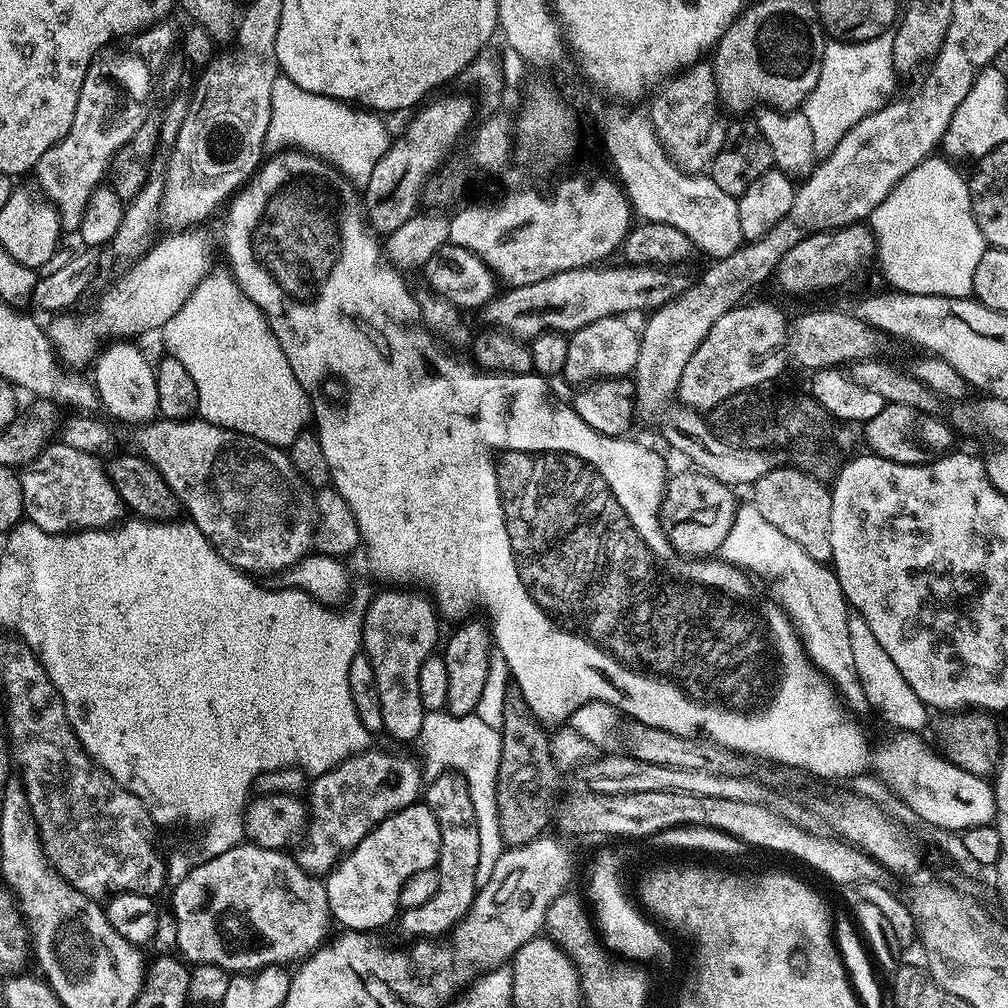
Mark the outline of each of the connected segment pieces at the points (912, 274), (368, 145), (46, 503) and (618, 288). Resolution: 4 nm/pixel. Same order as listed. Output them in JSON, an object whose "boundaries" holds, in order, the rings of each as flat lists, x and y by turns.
{"boundaries":[[[933,154,929,156,921,164,914,166,914,170,910,170,910,174,906,174,906,178,898,181,894,186,894,190,890,190,890,194,886,194,884,201,872,211,870,227,872,233,876,236,876,260,878,261,878,268,880,264,880,272,884,275,885,282,888,283,885,285,889,289,905,292,906,294,945,296,946,298,968,298,972,296,975,270,978,267,978,262,982,259,986,245,982,230,978,230,978,222,972,213,972,199,968,189,968,180,955,166,957,165,951,159,945,158,943,155]],[[283,74,274,78,271,91,270,126,264,139,265,145,280,150,285,146,309,152,337,168,343,176,361,185,370,182,374,166,386,154,388,144,384,140,384,124,379,115,351,103,329,96,302,90,298,82]],[[59,442,51,444,41,448,36,459,19,473,25,517,34,526,57,534,113,527,121,519,120,512,125,511,125,506,118,490,114,490,105,469,96,462,97,457,90,452,74,450,74,446,66,446]],[[593,266,591,268,575,268,544,278,542,282,534,282,530,286,509,287,490,300,482,310,482,315,488,319,489,325,503,328,511,336,530,342,535,336,544,332,562,332,571,334,582,326,590,326,590,322,598,322,598,318,607,316,624,316,628,312,644,312,651,314,665,304,672,303,689,287,690,281,679,276,679,271,669,270,664,266,623,266,624,268,604,268,608,266]]]}

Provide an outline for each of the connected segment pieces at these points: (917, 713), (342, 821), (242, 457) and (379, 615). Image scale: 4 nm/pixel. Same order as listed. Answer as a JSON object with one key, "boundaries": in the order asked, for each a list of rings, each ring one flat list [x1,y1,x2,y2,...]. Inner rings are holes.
{"boundaries":[[[858,614,851,615,848,619,850,650,853,651,855,672,859,676,860,685,869,707,878,712,879,718,886,722,890,727,896,728,895,731,904,734,918,734,922,732,928,716,929,709,921,702,921,699,914,694,913,690,907,685,906,680,898,671,898,666,891,661,882,646,878,646,878,640,870,631,870,626,866,625,864,619]],[[376,746,346,758,330,771,315,777,307,789,310,821,299,841,300,849,294,852,297,863,313,876,323,877,352,852,370,830,377,828,390,814,417,803,421,796,422,764,419,759,411,760,396,752,379,752]],[[157,418,137,427,135,432,139,455,155,466,178,504,188,511,185,512,187,519,202,530,217,554,228,564,245,574,268,576,271,572,279,574,294,567,313,551,318,531,316,492,293,466,285,449,253,436,243,436,233,428,223,428,203,418]],[[392,586,388,589,390,589,389,592,378,593,369,602,368,609,362,612,362,652,363,655,370,658,370,666,374,666,374,682,378,686,378,702,382,702,384,732,392,735,396,740,416,742,425,716,422,698,418,694,418,674,422,671,422,662,426,662,426,658,433,655,441,643,441,617,438,615,435,603,423,591,409,590,404,586]]]}

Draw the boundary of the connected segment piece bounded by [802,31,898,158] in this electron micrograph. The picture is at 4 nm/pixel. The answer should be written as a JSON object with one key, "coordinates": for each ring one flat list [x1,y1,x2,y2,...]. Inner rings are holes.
{"coordinates":[[894,31,884,32,878,38,850,44,842,40,825,43,818,82,804,100,802,113,810,122,814,136,813,154,826,158,842,142,842,138,862,118,874,114,893,99,897,91,898,73,894,66]]}

